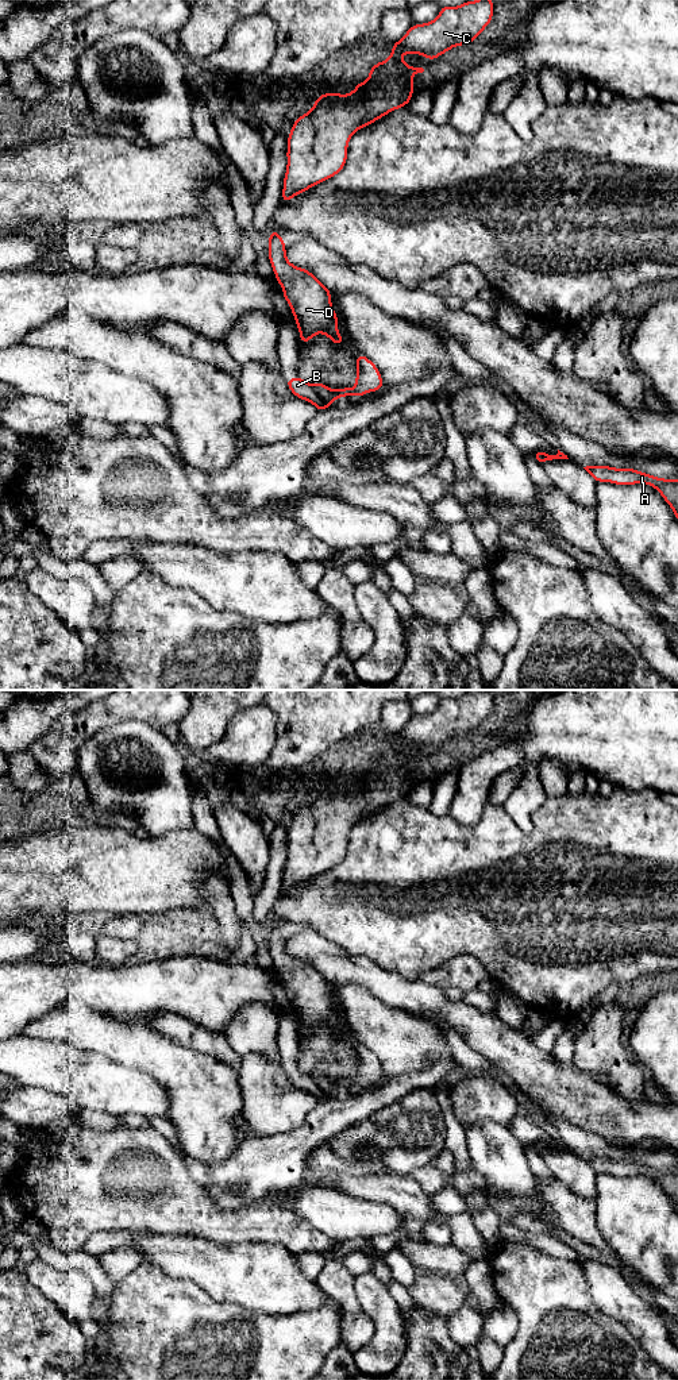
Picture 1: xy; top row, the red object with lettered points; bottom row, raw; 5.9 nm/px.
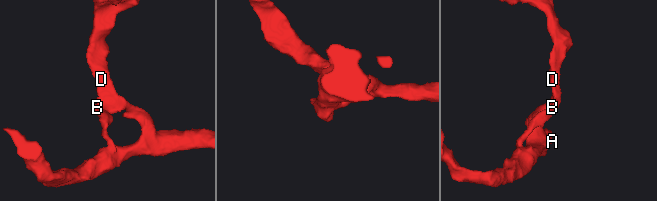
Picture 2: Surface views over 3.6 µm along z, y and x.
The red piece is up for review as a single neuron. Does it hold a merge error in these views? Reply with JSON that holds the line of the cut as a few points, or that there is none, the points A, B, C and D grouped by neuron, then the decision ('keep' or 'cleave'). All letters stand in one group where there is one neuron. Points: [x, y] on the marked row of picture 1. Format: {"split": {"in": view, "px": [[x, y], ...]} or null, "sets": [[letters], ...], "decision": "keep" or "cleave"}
{"split": {"in": "xy", "px": [[311, 385], [328, 404]]}, "sets": [["A", "C", "D"], ["B"]], "decision": "cleave"}

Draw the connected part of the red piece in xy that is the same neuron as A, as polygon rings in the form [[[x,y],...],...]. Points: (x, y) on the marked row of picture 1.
[[[586,466],[583,467],[596,482],[612,482],[616,485],[647,483],[654,486],[673,508],[678,519],[678,479],[662,479],[635,469],[613,469],[609,466]]]

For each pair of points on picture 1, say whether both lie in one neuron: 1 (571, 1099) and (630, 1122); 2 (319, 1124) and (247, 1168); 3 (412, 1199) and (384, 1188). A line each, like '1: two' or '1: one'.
1: one
2: one
3: one

